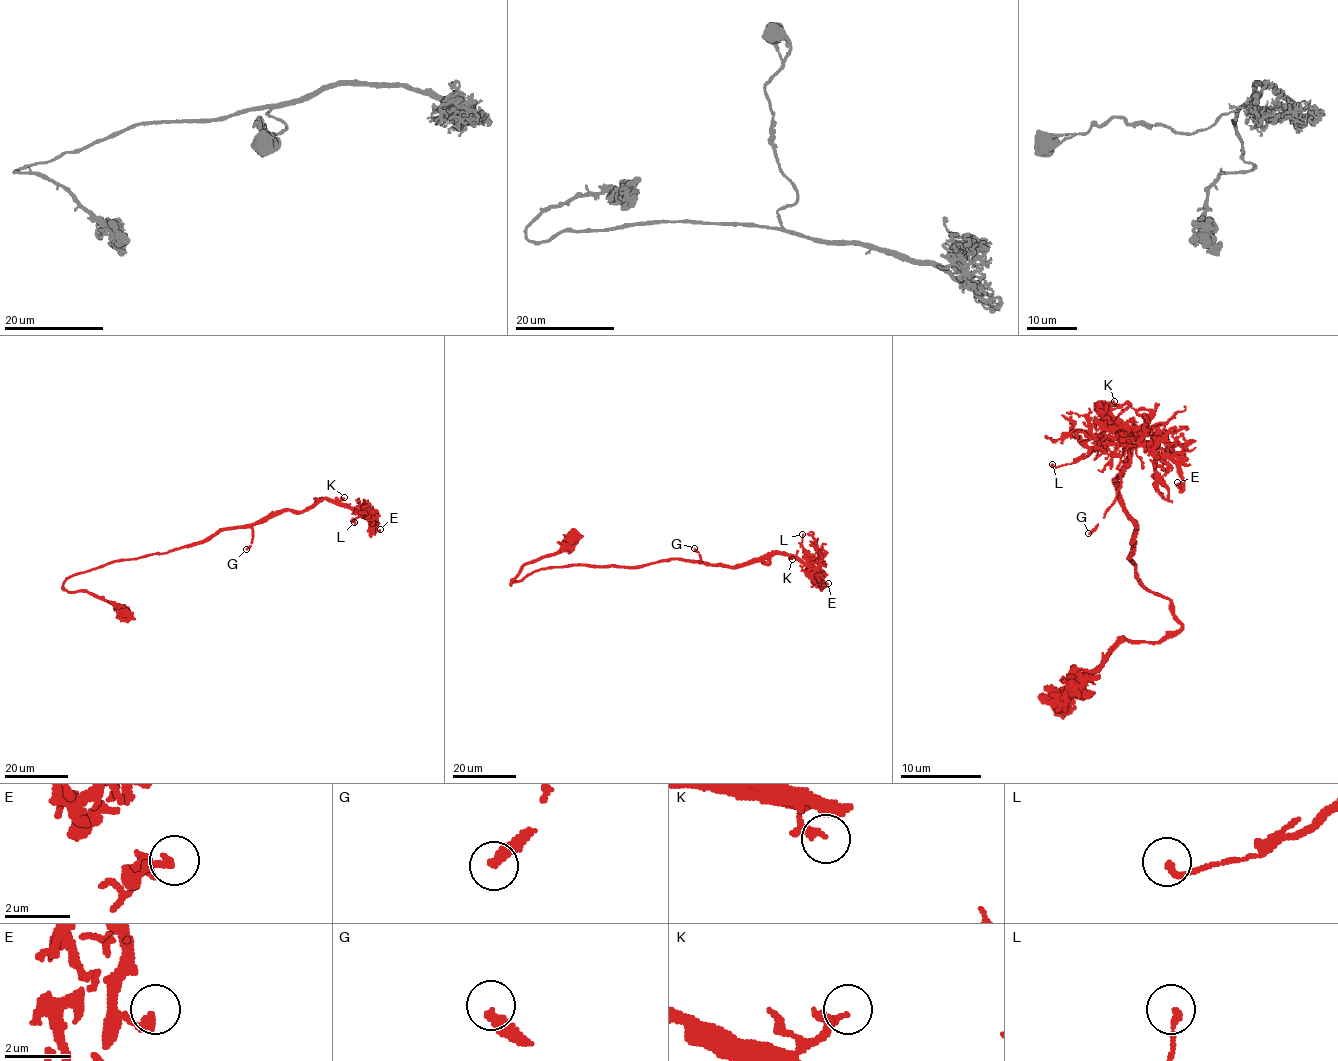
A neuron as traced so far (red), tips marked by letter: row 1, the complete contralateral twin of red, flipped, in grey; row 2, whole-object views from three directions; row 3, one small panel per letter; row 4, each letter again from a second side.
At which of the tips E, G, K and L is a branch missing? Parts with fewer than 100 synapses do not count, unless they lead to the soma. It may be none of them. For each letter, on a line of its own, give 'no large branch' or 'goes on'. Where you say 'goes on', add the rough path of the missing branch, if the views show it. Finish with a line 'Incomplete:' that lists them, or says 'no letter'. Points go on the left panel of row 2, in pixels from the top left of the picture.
E: no large branch
G: goes on | (246, 549), (242, 556), (247, 560), (254, 550), (265, 551), (270, 544)
K: no large branch
L: no large branch
Incomplete: G

